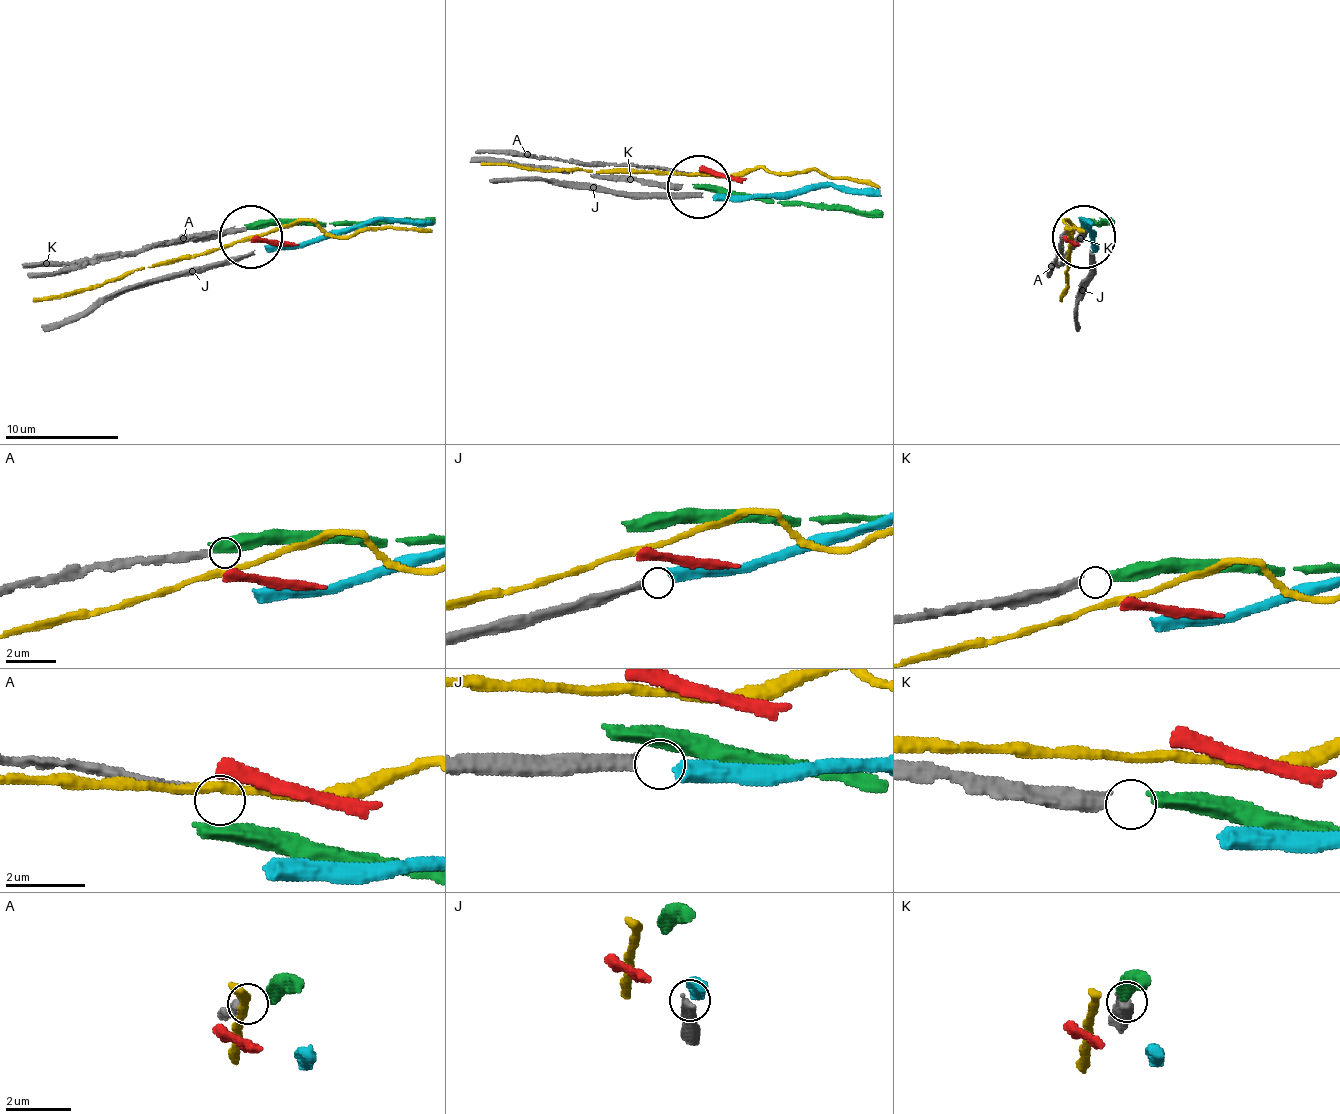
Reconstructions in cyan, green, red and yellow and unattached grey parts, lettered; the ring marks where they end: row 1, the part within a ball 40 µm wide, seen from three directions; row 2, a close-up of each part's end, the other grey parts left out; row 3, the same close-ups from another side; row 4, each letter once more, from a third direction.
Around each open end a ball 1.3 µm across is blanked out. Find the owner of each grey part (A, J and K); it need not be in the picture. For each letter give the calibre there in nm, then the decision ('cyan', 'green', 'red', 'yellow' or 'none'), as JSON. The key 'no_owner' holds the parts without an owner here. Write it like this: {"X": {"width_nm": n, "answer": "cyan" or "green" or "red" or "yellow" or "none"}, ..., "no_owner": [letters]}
{"A": {"width_nm": 280, "answer": "none"}, "J": {"width_nm": 240, "answer": "cyan"}, "K": {"width_nm": 400, "answer": "green"}, "no_owner": ["A"]}

